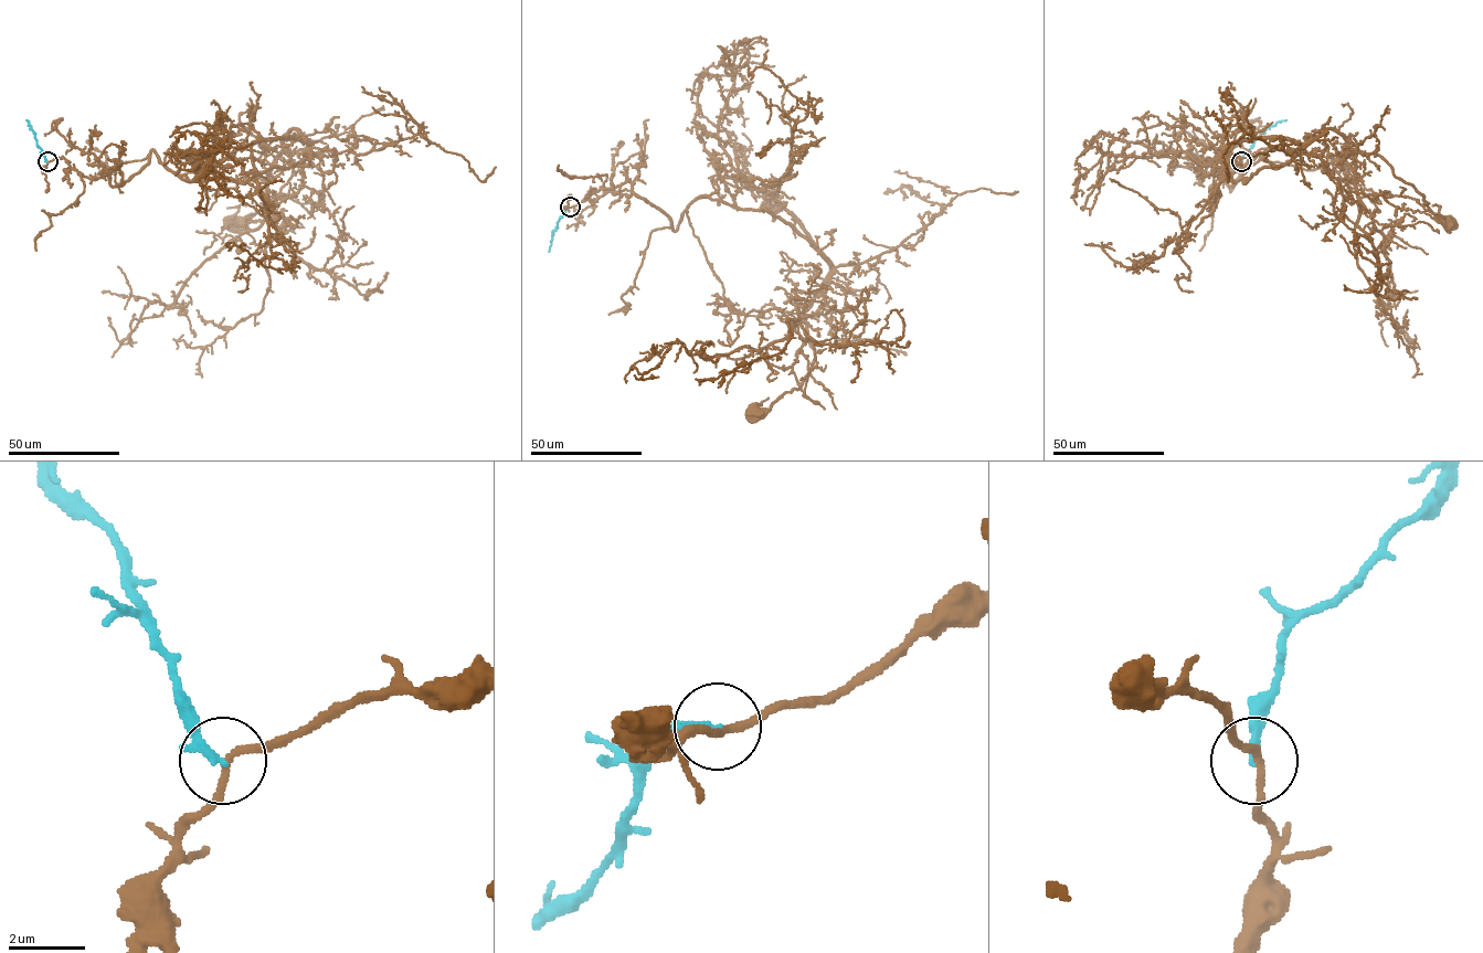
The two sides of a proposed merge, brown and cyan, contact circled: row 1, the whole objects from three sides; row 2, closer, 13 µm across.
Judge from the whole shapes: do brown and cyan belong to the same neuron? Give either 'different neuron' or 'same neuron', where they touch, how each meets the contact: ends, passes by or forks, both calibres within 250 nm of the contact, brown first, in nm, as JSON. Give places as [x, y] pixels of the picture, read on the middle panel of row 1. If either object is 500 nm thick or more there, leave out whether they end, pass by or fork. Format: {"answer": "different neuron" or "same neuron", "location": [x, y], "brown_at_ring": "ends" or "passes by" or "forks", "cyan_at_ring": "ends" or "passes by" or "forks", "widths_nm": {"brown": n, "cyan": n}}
{"answer": "different neuron", "location": [570, 207], "brown_at_ring": "passes by", "cyan_at_ring": "ends", "widths_nm": {"brown": 180, "cyan": 240}}

